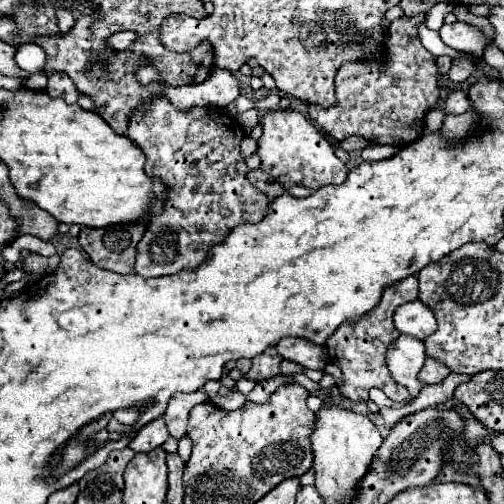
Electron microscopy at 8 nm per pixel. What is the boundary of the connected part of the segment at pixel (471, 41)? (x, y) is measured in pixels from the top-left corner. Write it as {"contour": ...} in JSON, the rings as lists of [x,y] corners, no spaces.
{"contour":[[[454,22],[454,24],[444,24],[440,28],[442,42],[448,44],[450,48],[458,52],[472,52],[476,56],[482,56],[482,50],[486,46],[484,36],[474,28],[464,22]]]}

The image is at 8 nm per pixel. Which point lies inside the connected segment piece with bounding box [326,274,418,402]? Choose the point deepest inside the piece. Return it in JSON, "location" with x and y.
{"location":[359,350]}

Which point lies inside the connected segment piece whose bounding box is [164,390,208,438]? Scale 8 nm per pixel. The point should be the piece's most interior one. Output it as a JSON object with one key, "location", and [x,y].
{"location":[179,408]}

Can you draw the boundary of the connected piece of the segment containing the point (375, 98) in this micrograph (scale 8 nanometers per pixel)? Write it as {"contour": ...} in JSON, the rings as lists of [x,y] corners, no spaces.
{"contour":[[[412,16],[412,18],[398,18],[394,20],[388,30],[386,30],[386,40],[384,40],[384,50],[378,58],[370,62],[344,62],[338,72],[336,72],[336,102],[330,108],[324,108],[320,104],[310,104],[308,114],[310,118],[322,126],[322,130],[342,142],[346,136],[358,134],[366,138],[368,142],[374,144],[388,144],[388,146],[406,146],[414,140],[418,140],[424,132],[424,118],[432,110],[432,106],[438,100],[438,68],[434,64],[434,56],[420,44],[416,24],[424,22],[422,16]]]}

